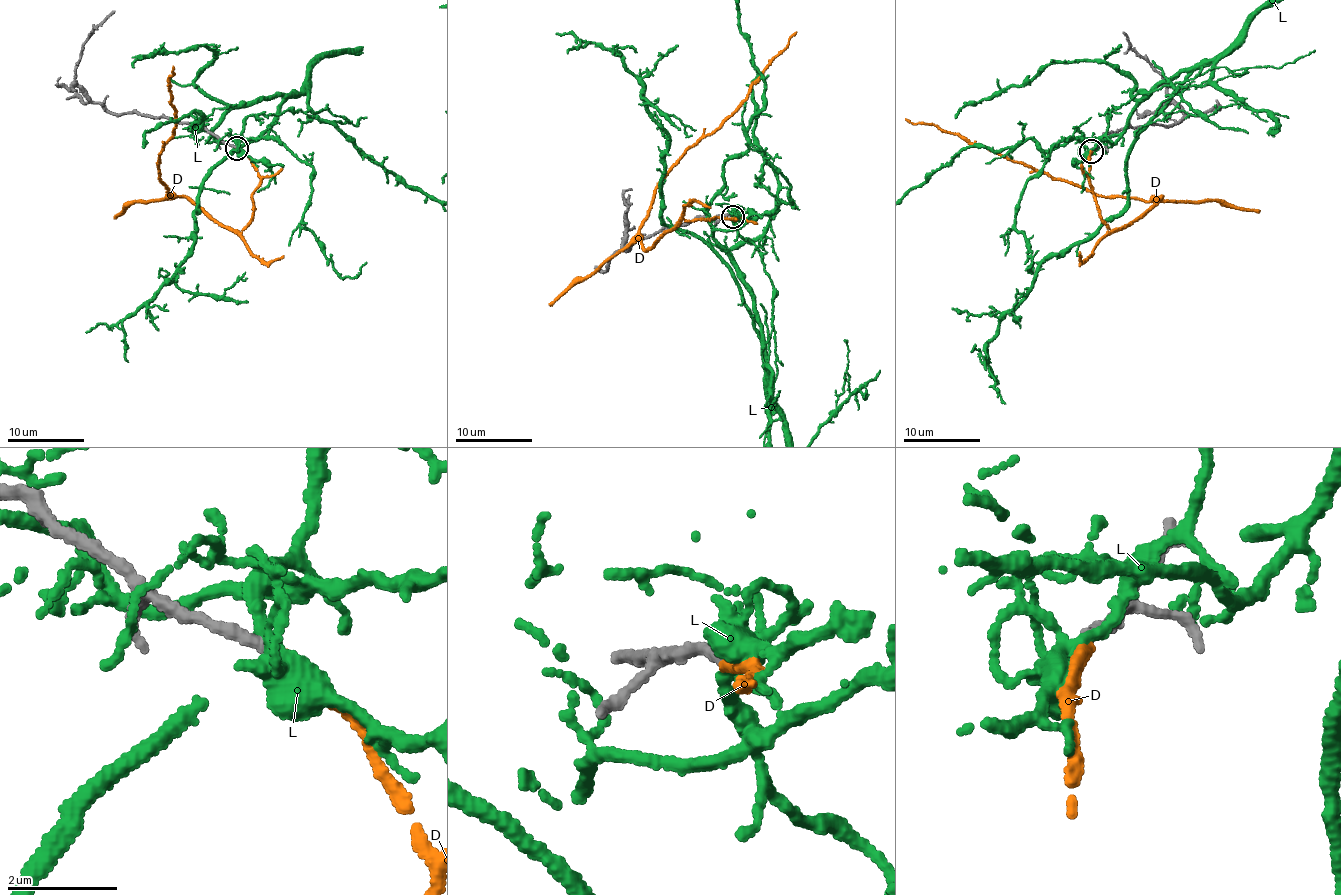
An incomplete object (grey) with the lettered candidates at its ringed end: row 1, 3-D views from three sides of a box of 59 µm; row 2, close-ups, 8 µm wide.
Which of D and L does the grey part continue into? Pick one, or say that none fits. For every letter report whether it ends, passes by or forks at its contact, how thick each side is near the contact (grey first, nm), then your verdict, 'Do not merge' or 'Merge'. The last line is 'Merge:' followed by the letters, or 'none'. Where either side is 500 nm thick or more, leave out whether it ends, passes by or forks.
D: It ends there. Thickness 200 nm (grey) against 220 nm. Merge
L: It forks there. Thickness 200 nm (grey) against 200 nm. Do not merge
Merge: D

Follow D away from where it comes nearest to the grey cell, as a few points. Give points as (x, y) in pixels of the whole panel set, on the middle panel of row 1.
D: (734, 216), (681, 219), (646, 250), (642, 245), (640, 224), (657, 182), (734, 112), (750, 82), (796, 31)

